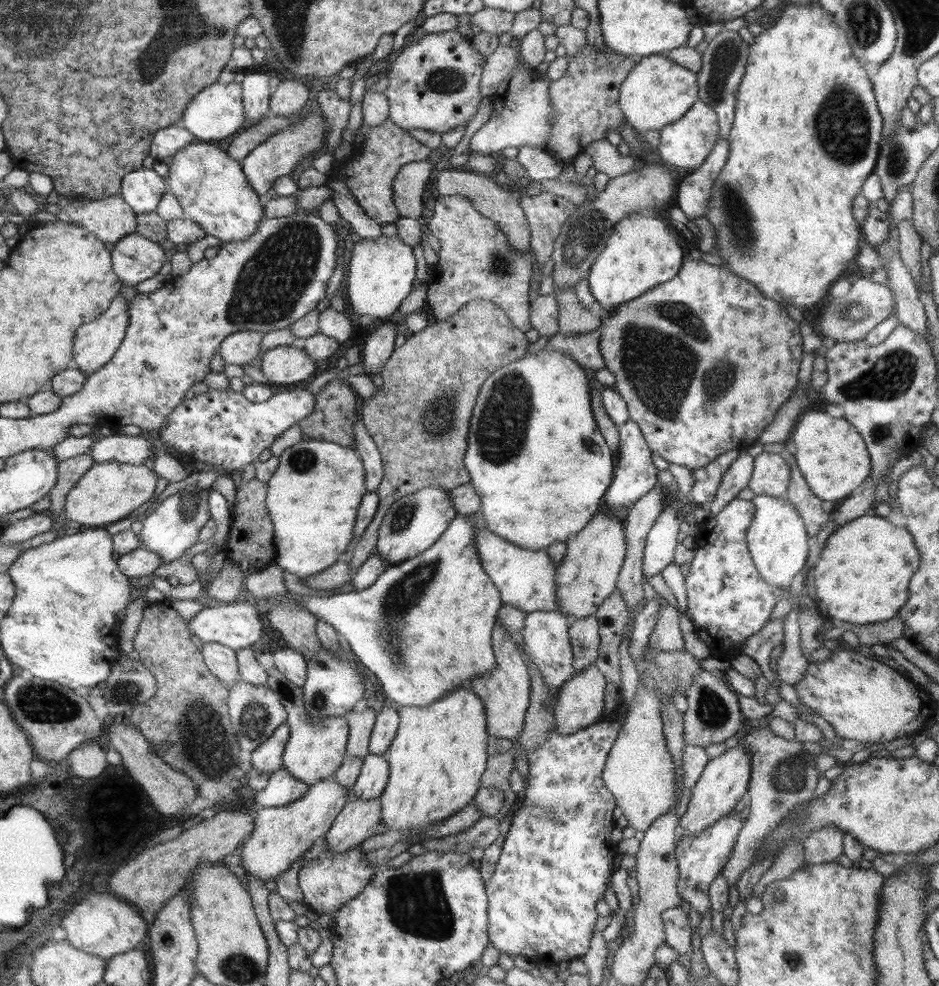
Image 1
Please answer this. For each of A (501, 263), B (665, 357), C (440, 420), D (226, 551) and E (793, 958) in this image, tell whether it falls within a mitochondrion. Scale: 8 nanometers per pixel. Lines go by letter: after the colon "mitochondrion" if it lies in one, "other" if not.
A: mitochondrion
B: mitochondrion
C: mitochondrion
D: other
E: mitochondrion

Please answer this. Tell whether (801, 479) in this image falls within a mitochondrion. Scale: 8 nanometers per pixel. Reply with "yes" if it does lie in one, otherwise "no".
no

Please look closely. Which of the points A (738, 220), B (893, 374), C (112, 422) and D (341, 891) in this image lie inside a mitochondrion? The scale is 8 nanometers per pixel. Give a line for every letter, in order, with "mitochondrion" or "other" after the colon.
A: mitochondrion
B: mitochondrion
C: other
D: other

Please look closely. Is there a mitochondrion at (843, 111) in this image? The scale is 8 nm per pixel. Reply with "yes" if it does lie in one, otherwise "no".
yes

